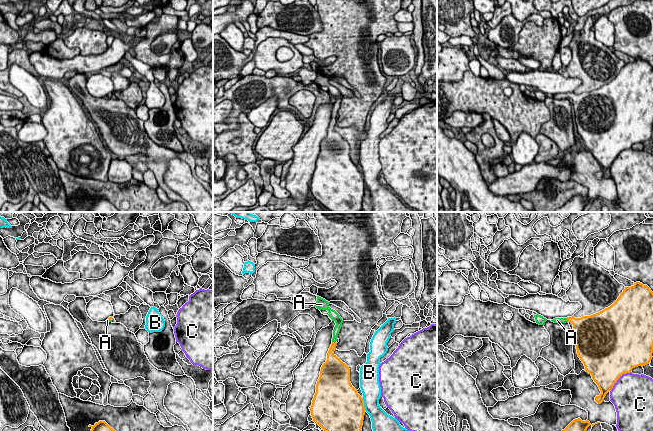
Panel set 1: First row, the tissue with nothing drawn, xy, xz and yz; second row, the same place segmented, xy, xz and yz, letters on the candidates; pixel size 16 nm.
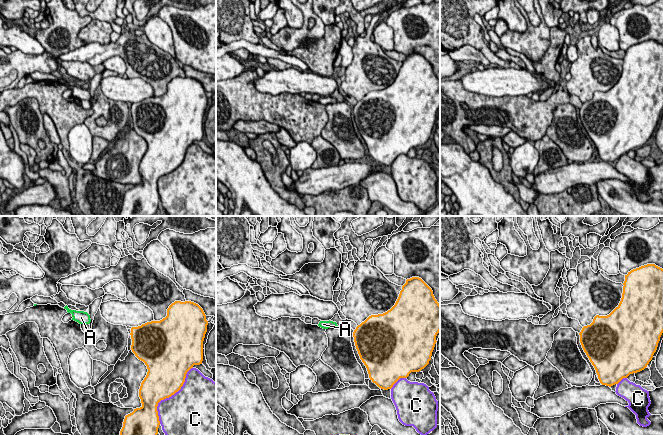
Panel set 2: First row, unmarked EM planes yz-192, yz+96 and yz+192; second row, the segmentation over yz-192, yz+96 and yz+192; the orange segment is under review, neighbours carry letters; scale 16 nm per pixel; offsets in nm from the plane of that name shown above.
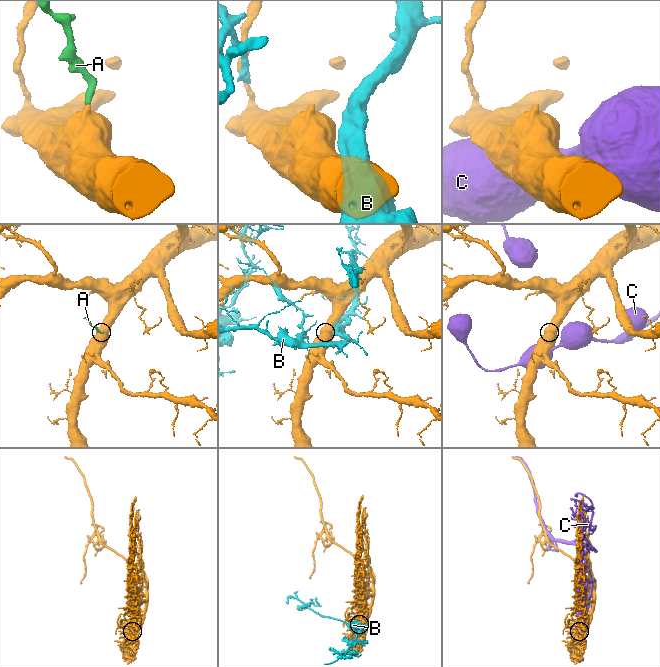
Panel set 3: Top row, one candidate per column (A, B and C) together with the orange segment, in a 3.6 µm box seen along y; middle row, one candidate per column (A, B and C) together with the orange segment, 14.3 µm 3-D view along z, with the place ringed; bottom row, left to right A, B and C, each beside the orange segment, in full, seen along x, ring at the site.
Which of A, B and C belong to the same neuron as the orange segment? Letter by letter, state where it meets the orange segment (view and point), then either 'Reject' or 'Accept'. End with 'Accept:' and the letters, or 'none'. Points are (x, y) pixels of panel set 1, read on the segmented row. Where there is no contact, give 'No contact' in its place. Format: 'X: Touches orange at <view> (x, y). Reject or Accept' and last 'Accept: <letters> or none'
A: Touches orange at xz (334, 342). Accept
B: Touches orange at xz (363, 404). Reject
C: Touches orange at yz (618, 378). Reject
Accept: A

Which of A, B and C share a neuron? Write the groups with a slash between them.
A / B / C

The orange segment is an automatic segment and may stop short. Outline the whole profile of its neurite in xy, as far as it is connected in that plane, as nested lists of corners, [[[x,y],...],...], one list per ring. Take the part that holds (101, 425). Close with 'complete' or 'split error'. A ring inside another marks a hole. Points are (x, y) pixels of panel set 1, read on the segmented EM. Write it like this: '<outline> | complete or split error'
[[[99,421],[94,426],[89,425],[89,427],[92,428],[91,431],[115,431],[105,421]]] | complete

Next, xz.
[[[317,296],[314,305],[320,311],[327,310],[328,316],[336,325],[327,360],[321,367],[316,384],[310,408],[311,416],[324,431],[362,431],[364,400],[350,382],[349,367],[334,354],[343,319],[329,304],[330,302]]] | split error

